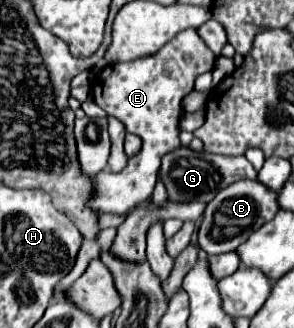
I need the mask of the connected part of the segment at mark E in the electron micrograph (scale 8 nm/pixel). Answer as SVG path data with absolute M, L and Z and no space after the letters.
M197 29L181 31L159 53L135 59L131 63L107 65L91 85L95 103L111 117L119 119L127 133L135 133L143 139L141 151L129 159L121 173L105 169L95 177L95 191L89 205L99 213L127 213L139 201L147 201L157 183L157 171L161 159L179 147L179 119L183 115L181 101L195 87L195 77L205 71L213 71L217 55L207 49Z

